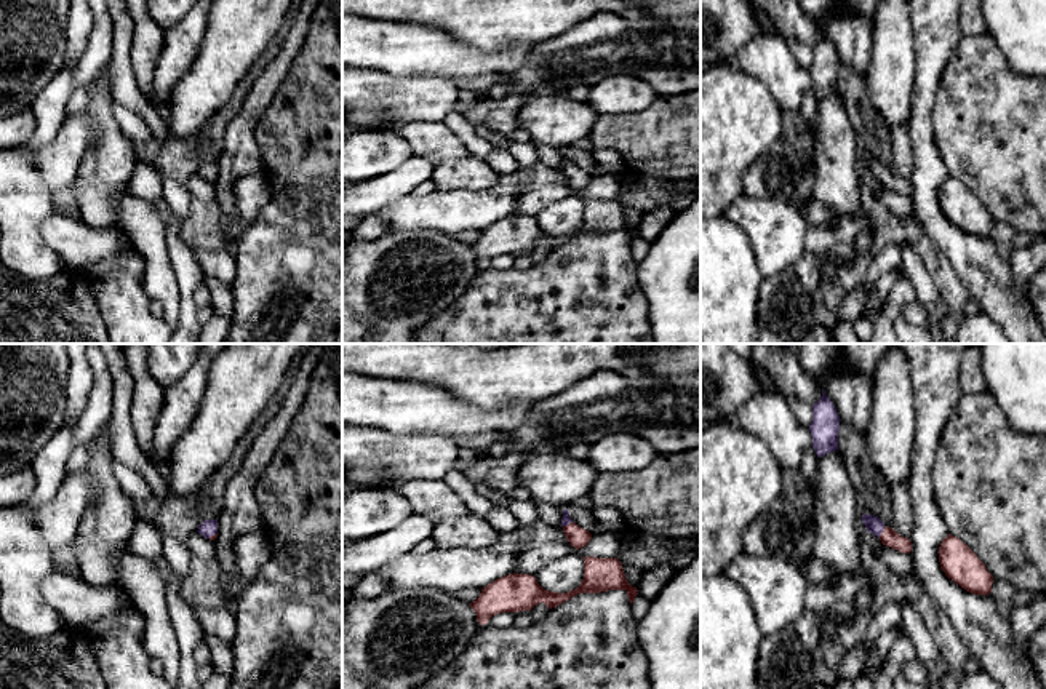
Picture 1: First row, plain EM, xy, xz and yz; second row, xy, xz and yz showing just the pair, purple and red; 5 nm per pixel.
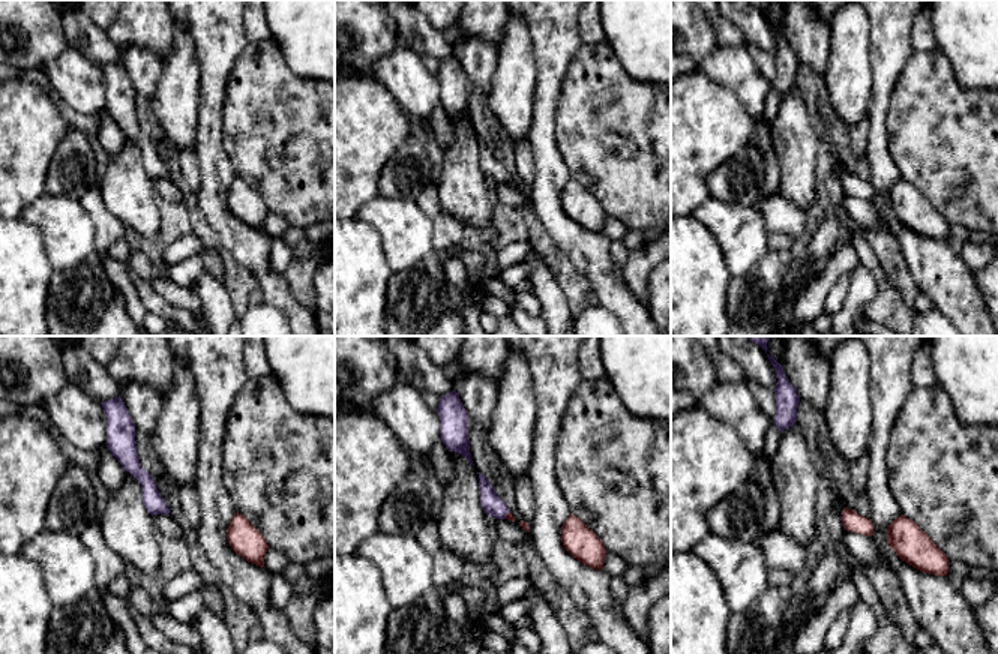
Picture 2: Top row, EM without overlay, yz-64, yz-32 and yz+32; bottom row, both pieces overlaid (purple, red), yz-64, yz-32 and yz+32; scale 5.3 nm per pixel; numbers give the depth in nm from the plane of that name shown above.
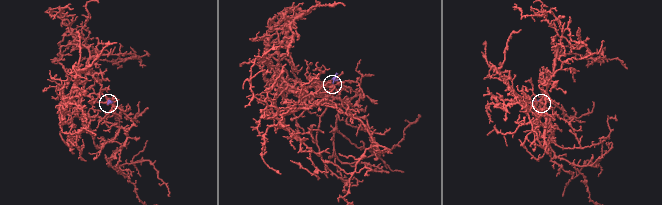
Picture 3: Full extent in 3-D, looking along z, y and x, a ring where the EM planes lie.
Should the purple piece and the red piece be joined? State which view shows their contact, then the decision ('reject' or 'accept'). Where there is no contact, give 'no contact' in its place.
meets purple in yz; accept

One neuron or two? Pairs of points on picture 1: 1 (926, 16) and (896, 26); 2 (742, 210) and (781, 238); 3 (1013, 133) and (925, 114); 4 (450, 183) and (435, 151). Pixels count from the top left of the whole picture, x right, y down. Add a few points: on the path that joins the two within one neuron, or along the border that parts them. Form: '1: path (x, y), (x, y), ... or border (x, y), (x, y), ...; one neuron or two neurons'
1: border (909, 16), (915, 58); two neurons
2: path (752, 215), (771, 229); one neuron
3: border (941, 79), (933, 103), (933, 136), (939, 152); two neurons
4: border (471, 155), (439, 160), (435, 163); two neurons

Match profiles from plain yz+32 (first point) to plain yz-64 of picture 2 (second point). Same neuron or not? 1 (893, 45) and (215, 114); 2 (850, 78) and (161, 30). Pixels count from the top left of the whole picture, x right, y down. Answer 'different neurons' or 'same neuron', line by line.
1: same neuron
2: different neurons

